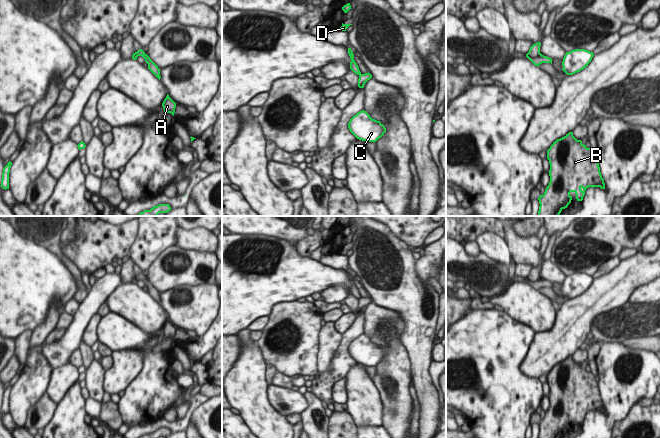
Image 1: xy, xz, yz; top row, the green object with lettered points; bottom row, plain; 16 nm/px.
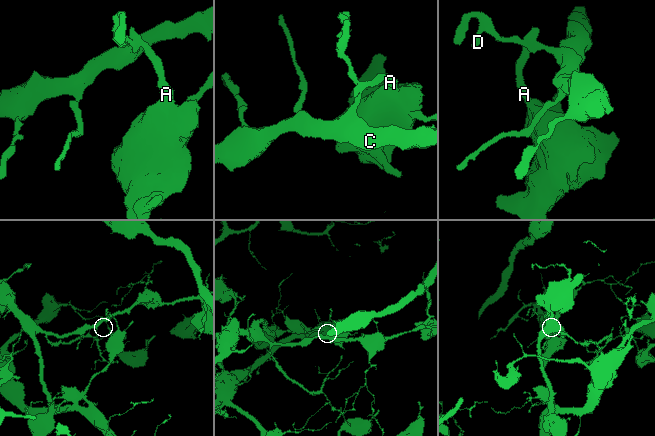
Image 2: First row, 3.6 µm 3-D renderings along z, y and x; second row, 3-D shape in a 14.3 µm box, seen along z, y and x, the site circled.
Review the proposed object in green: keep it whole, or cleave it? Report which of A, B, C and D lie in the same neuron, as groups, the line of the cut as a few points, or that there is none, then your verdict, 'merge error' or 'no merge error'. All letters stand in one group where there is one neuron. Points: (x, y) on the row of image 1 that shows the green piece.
A B / C D | yz (540, 53), (534, 57), (530, 57), (527, 54) | merge error

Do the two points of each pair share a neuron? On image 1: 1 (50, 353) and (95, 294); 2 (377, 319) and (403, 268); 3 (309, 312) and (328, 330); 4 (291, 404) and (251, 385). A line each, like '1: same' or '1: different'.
1: same
2: different
3: different
4: different

